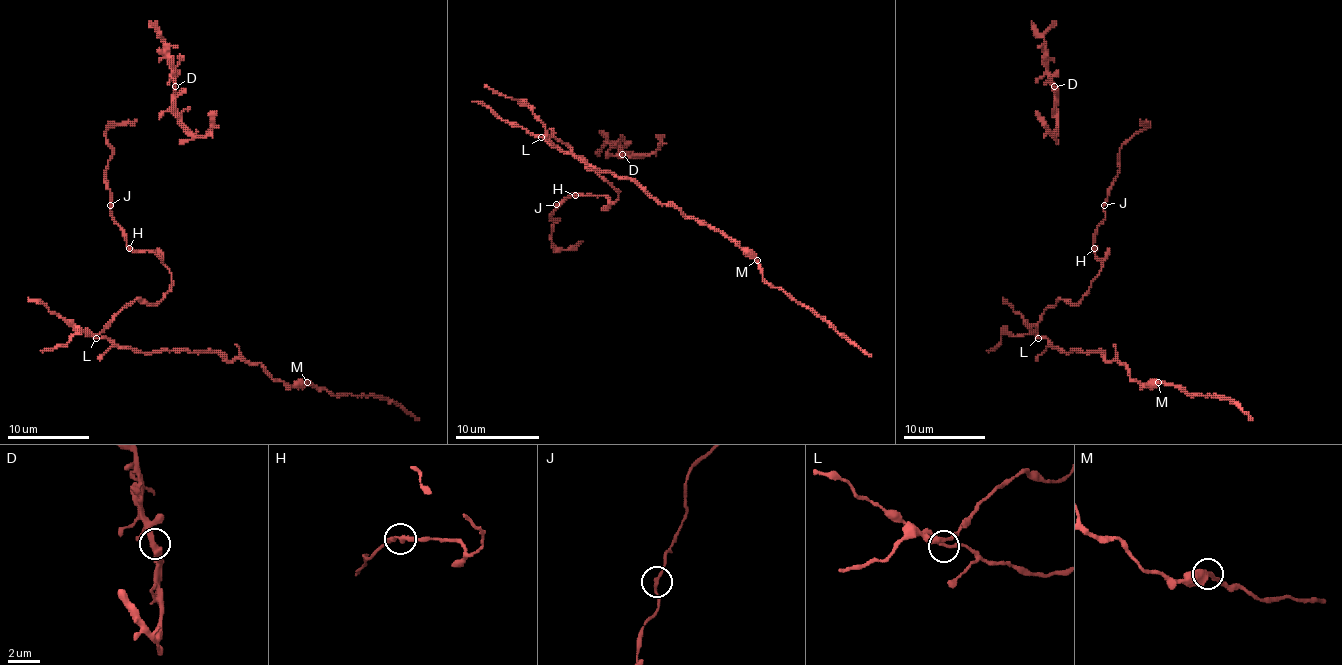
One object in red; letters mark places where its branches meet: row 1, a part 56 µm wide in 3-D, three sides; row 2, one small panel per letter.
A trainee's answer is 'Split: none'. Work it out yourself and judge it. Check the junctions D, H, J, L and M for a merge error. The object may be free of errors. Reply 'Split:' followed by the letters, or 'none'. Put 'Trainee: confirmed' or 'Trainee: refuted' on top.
Trainee: confirmed
Split: none

